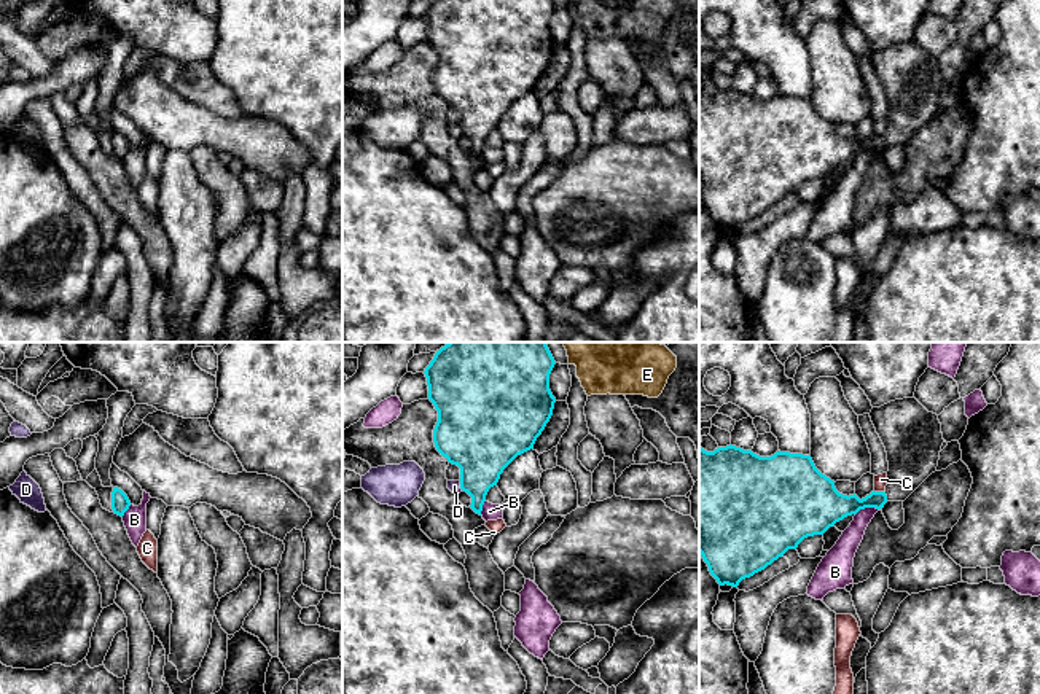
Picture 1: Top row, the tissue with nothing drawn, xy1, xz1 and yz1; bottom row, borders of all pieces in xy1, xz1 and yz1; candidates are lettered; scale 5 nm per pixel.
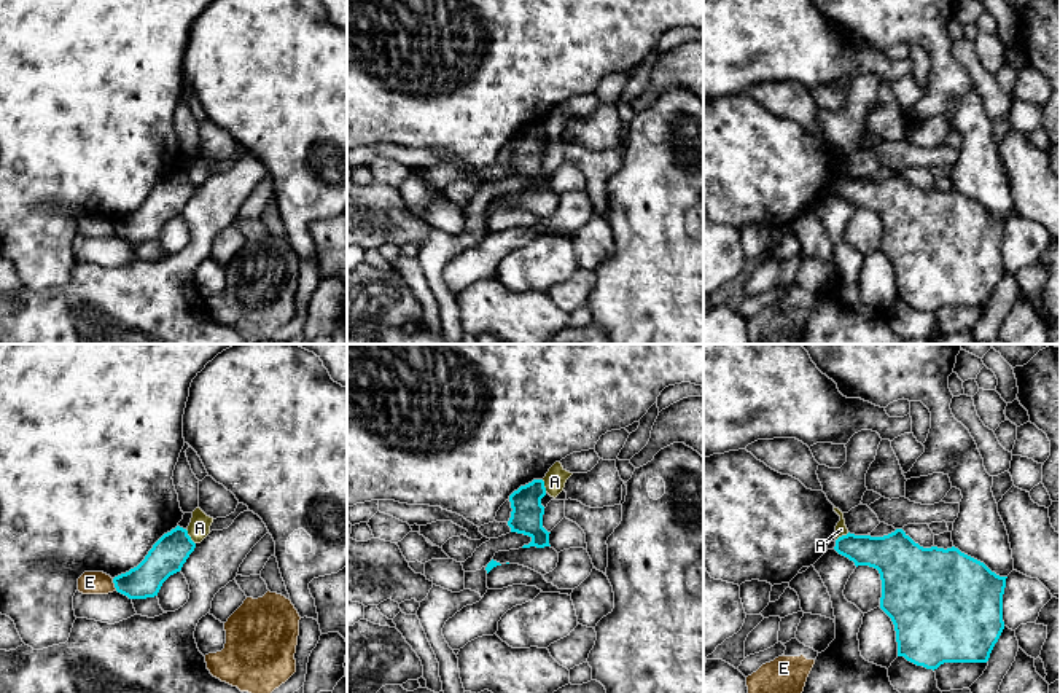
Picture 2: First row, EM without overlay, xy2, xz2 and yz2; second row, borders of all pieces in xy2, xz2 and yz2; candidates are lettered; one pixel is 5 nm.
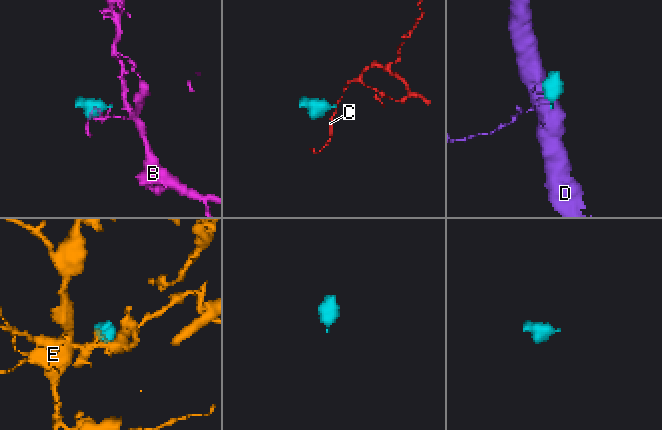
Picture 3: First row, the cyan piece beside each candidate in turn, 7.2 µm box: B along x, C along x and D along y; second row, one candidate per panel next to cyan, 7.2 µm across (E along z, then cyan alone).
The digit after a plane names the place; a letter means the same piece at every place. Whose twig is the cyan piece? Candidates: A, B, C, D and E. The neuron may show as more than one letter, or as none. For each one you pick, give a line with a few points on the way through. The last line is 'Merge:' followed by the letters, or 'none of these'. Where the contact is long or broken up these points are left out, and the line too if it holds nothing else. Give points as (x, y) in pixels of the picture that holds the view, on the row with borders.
Merge: none of these

